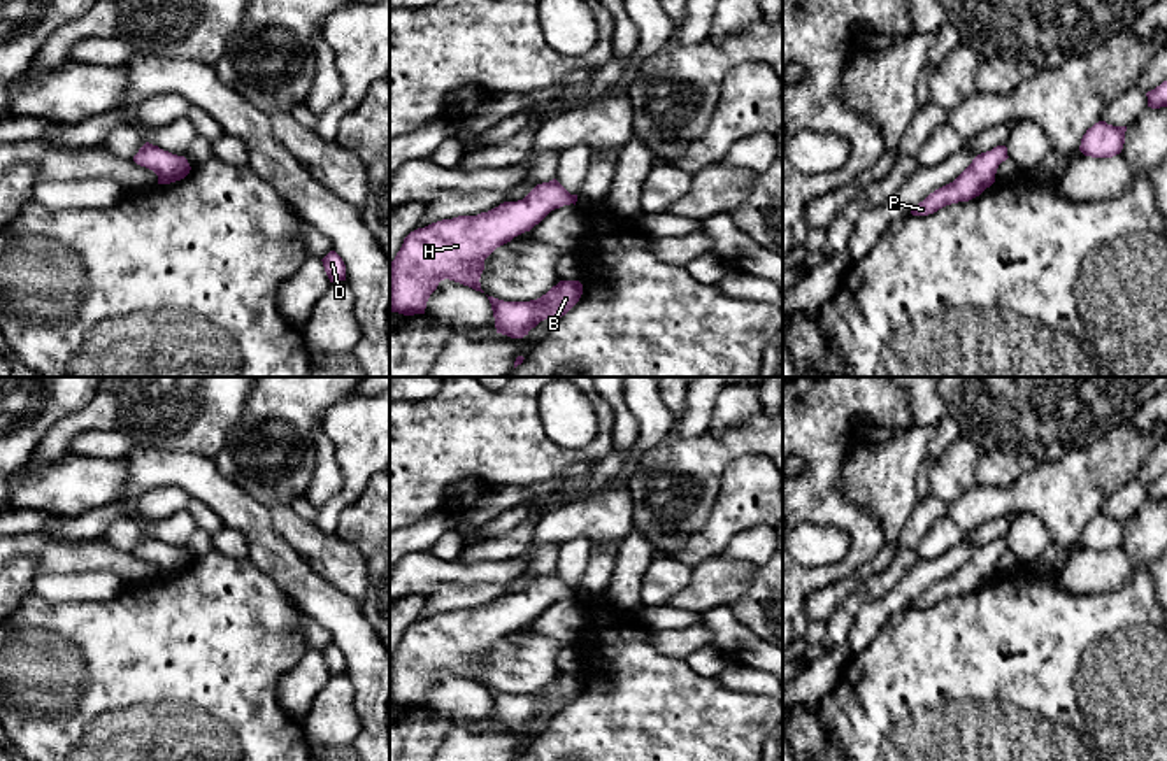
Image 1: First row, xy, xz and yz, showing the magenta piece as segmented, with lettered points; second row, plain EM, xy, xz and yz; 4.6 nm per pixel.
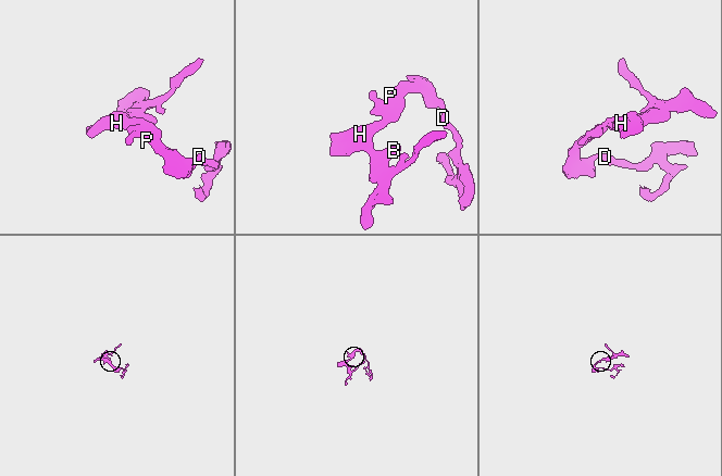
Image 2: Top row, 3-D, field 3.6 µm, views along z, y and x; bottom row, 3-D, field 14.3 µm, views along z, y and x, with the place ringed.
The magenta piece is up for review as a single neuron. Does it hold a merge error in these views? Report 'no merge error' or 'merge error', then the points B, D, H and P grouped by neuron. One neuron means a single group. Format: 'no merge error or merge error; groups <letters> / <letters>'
no merge error; groups B D H P

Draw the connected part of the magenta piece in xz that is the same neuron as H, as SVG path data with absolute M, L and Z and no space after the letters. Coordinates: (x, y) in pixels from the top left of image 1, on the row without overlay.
M553 572L537 577L523 593L411 624L390 656L390 705L425 707L430 687L444 672L484 686L479 675L484 652L497 640L530 624L551 603L576 594L577 587Z

